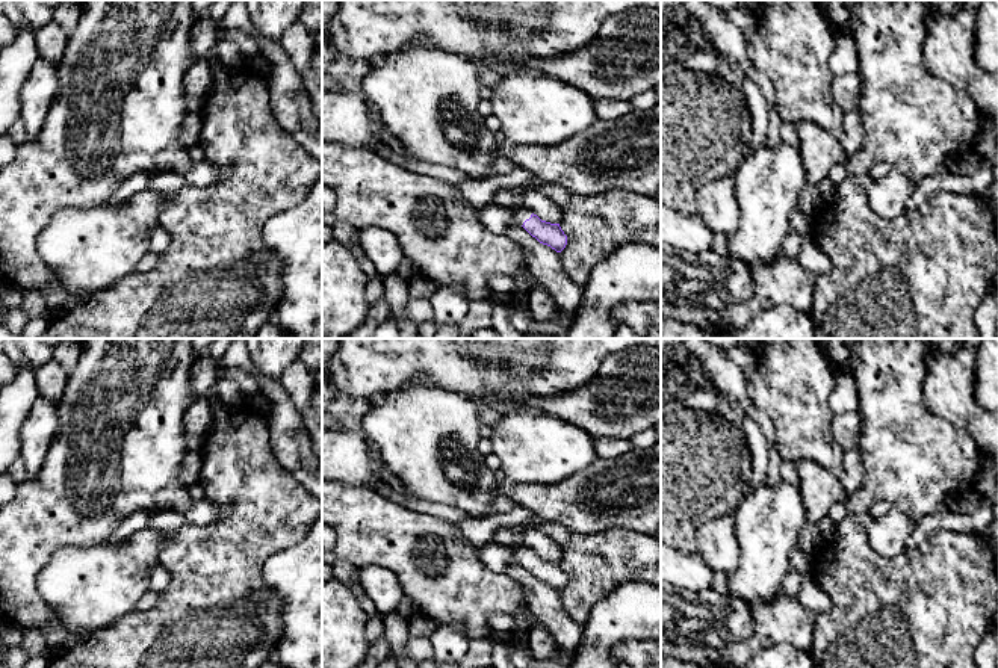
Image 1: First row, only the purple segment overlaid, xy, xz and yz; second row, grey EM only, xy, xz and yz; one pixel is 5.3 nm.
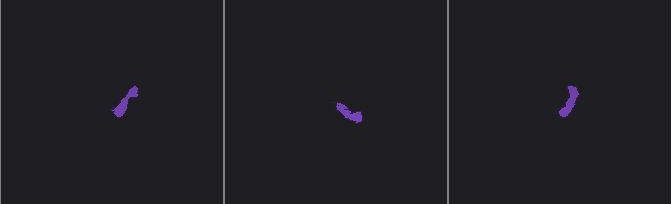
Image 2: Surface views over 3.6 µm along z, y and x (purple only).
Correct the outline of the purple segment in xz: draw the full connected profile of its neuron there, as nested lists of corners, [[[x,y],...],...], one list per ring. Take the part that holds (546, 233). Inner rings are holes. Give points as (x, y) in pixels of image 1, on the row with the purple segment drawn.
[[[493,203],[481,209],[481,222],[497,236],[507,236],[511,224],[523,227],[540,243],[561,252],[567,245],[567,236],[559,224],[541,221],[528,209],[504,209]]]

